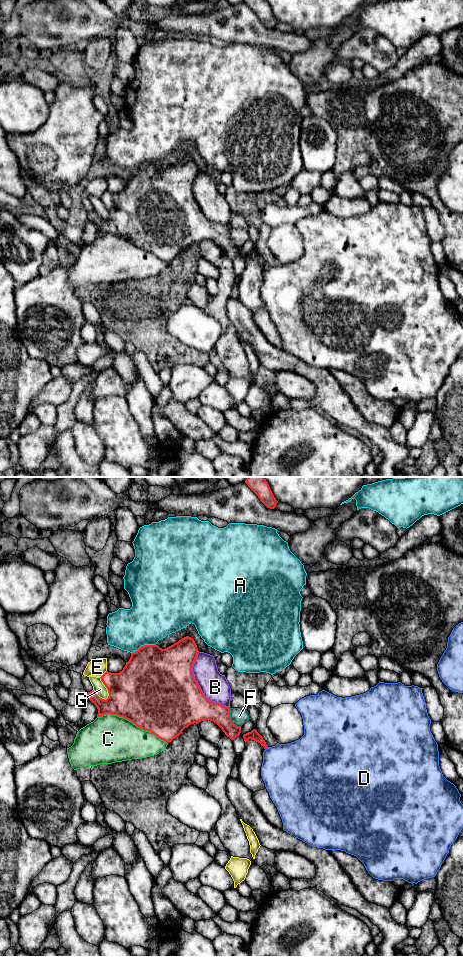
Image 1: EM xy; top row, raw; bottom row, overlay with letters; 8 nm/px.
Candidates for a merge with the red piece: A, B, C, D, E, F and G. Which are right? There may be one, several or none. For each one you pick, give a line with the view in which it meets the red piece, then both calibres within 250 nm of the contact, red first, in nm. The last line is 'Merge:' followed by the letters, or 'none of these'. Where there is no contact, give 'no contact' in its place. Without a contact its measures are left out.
Merge: none of these

